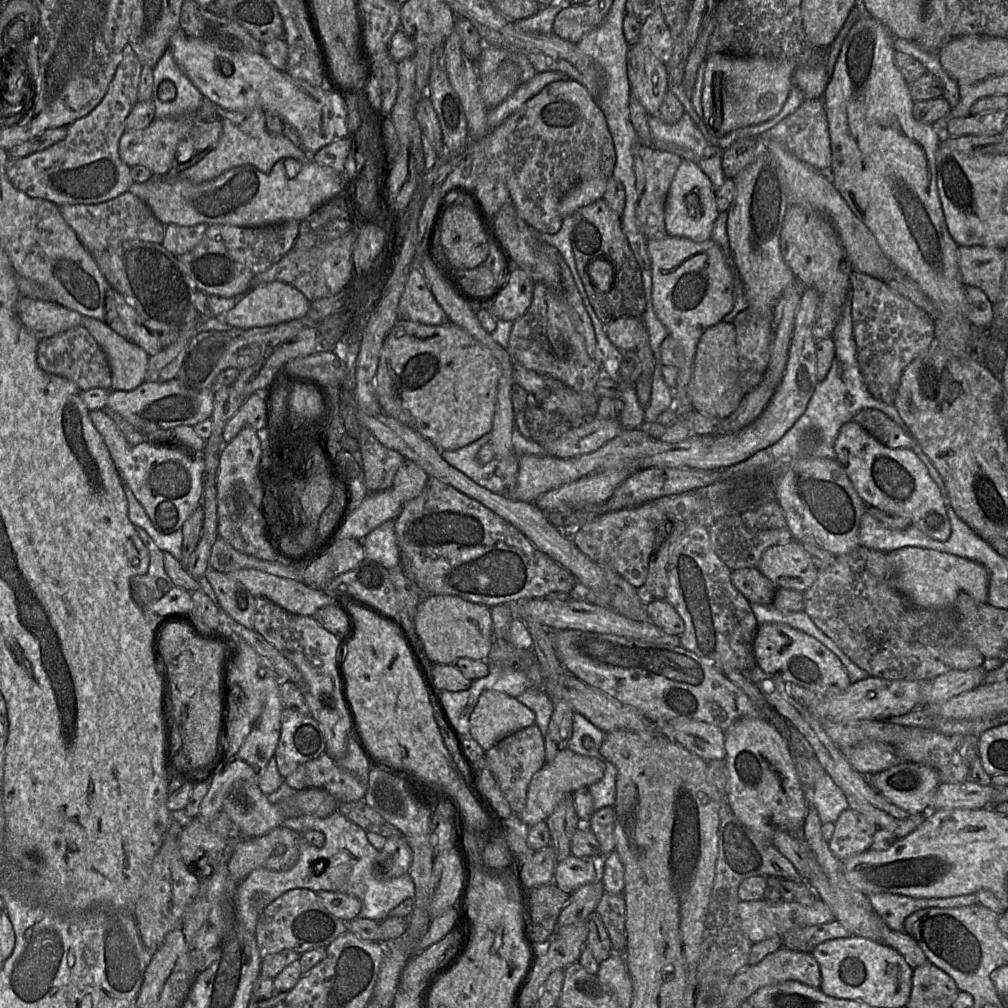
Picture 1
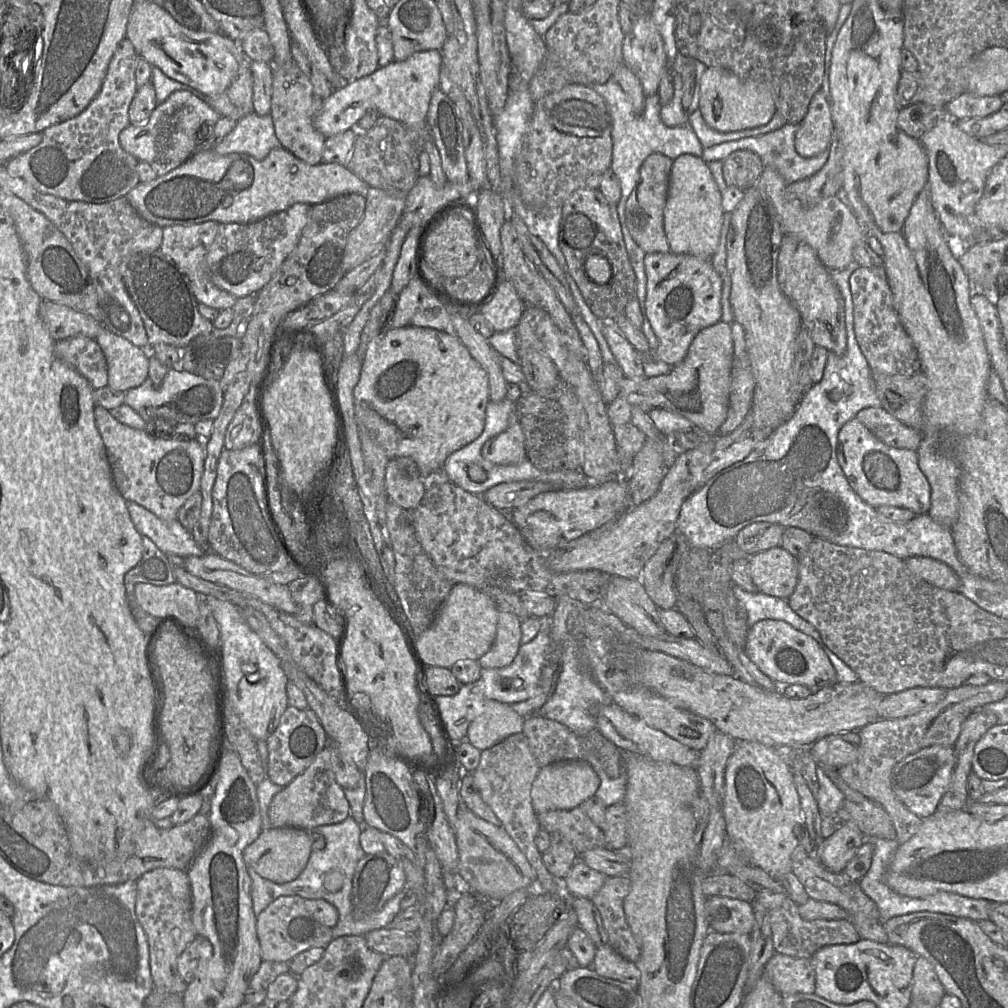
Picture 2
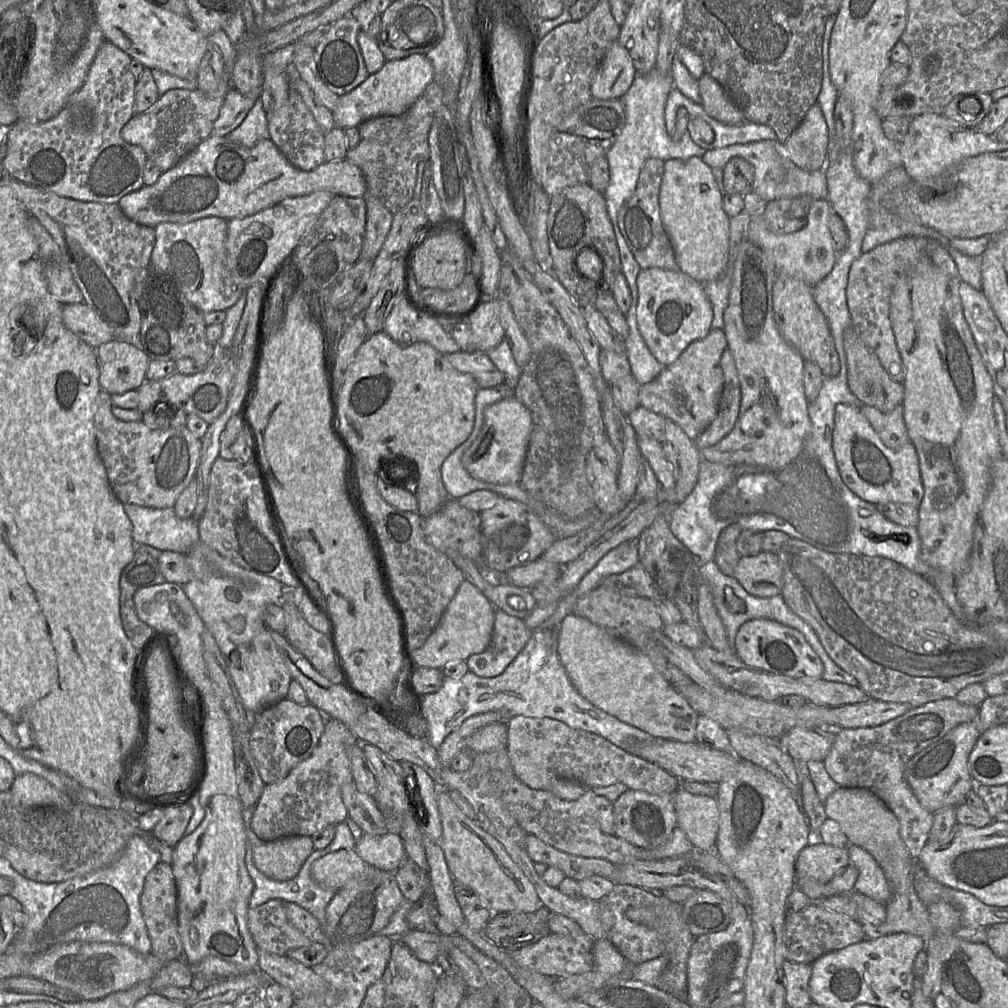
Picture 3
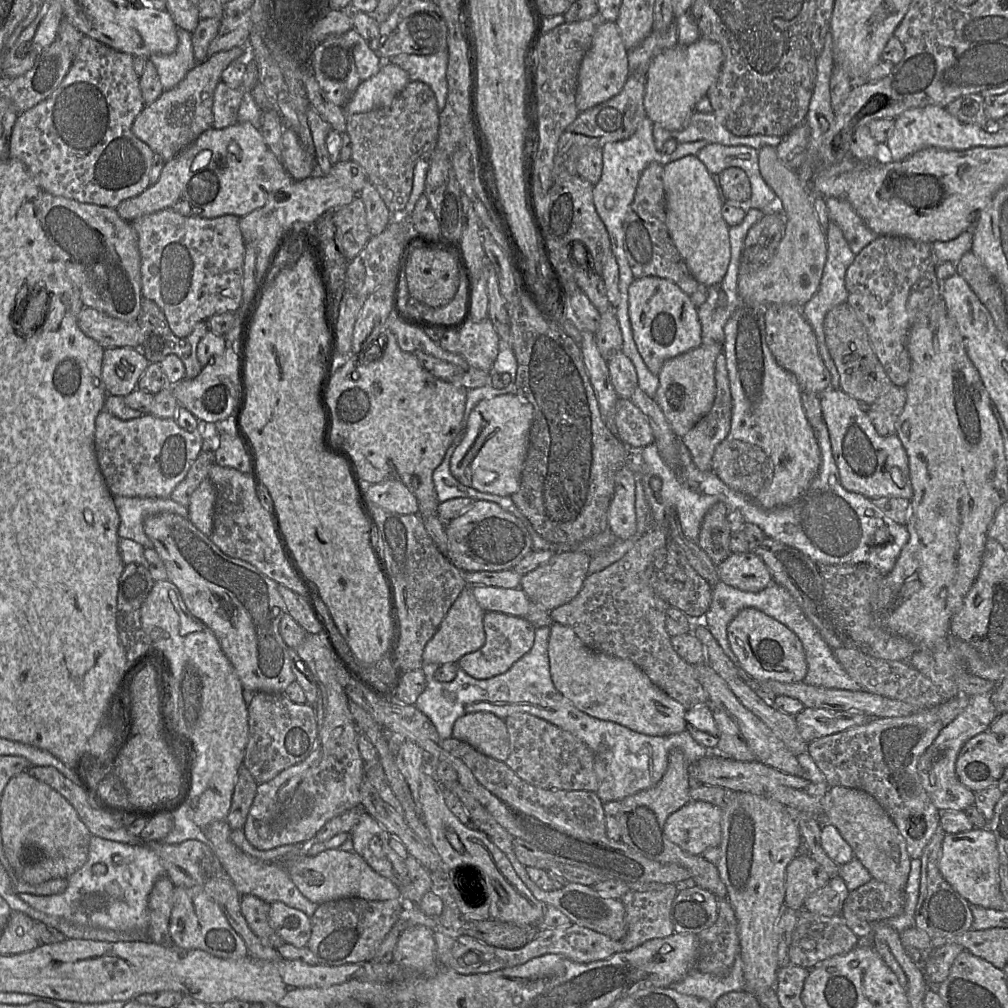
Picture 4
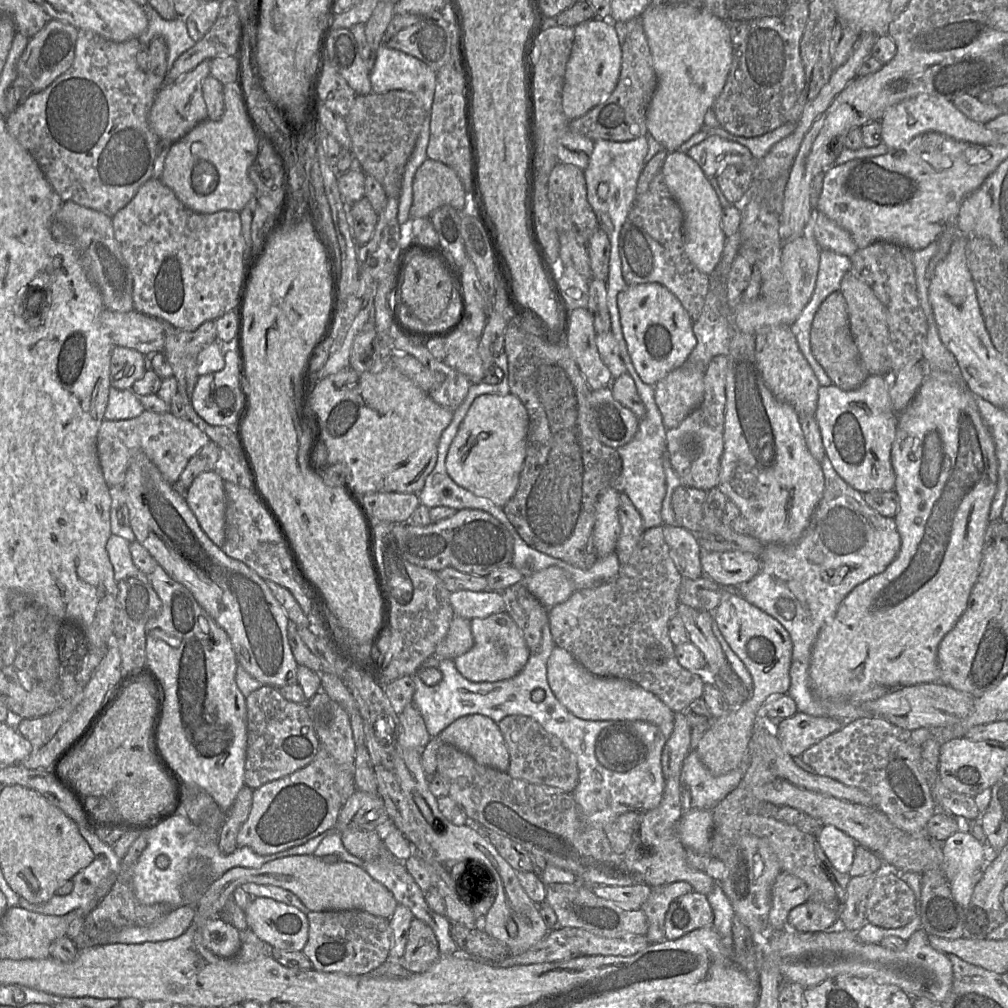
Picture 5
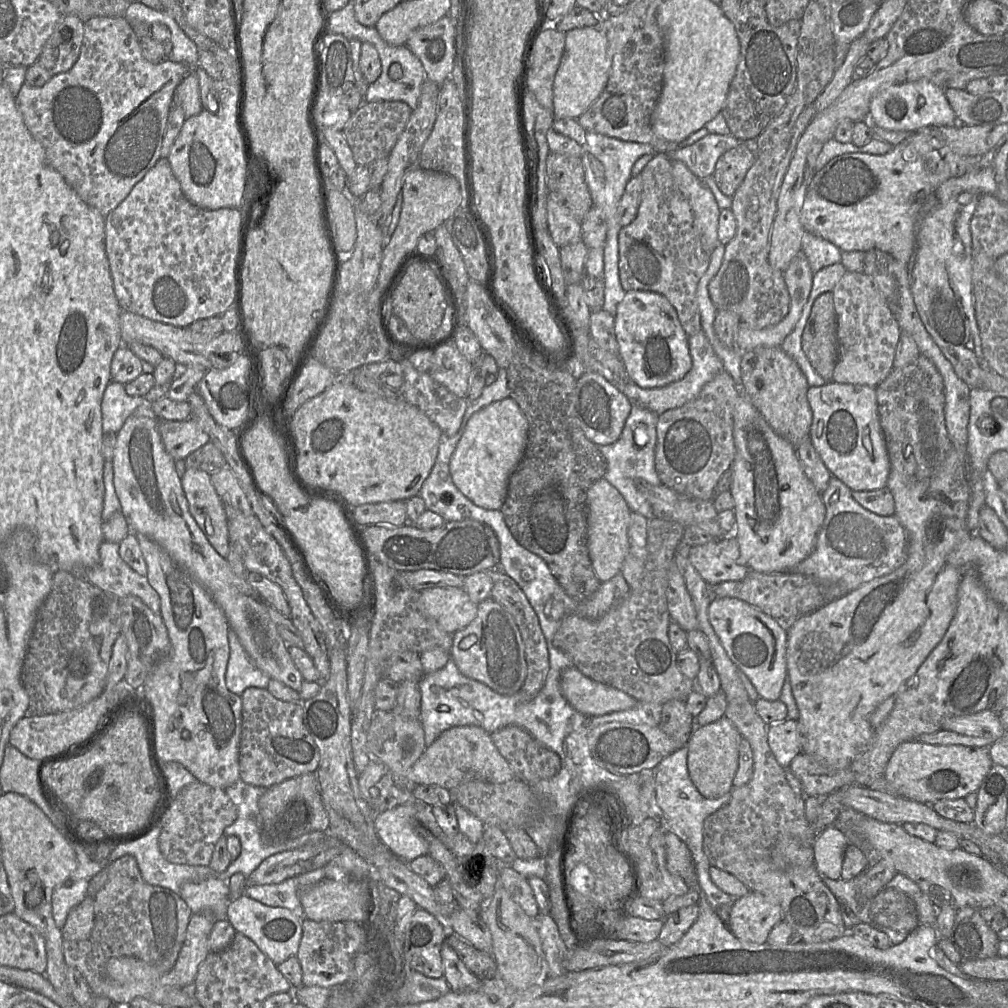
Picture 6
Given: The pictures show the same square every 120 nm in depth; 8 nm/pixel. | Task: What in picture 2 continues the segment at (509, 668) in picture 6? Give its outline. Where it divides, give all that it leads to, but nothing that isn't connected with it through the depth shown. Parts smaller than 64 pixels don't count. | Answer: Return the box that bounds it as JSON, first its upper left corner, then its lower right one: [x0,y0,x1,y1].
[478,610,522,669]

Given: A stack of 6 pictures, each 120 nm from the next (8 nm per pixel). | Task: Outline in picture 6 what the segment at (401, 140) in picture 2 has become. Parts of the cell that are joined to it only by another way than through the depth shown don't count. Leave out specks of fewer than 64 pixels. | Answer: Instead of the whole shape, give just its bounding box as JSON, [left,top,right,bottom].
[343,99,412,166]

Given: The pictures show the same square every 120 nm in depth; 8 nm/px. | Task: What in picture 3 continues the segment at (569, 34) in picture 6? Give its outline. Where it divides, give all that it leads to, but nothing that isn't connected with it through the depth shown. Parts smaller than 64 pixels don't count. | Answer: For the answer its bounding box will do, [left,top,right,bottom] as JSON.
[591,41,637,99]

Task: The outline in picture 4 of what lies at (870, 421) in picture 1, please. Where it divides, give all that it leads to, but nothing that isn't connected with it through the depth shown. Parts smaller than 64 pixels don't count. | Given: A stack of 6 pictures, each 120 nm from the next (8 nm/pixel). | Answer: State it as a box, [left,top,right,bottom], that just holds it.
[868,385,906,436]

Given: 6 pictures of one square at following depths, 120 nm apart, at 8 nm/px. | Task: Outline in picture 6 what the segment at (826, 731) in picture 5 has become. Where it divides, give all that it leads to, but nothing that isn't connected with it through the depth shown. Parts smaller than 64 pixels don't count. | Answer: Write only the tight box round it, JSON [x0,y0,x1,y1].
[768,719,801,768]

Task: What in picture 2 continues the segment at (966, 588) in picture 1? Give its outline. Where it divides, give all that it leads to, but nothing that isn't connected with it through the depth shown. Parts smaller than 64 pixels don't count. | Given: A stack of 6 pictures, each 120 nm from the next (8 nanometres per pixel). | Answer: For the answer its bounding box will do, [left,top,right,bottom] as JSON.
[904,557,959,591]

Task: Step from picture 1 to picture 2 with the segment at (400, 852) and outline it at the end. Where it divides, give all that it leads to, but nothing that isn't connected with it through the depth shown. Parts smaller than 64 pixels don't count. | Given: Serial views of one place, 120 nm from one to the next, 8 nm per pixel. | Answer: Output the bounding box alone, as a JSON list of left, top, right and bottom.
[350,852,406,920]

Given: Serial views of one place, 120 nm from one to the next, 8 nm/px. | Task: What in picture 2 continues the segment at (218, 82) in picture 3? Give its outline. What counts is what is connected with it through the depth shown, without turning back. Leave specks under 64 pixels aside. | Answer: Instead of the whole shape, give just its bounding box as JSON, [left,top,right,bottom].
[205,58,253,121]

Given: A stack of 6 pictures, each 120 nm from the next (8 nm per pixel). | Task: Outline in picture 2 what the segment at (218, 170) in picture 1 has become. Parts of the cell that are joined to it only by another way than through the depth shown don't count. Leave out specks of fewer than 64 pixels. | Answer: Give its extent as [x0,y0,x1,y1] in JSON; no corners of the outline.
[213,112,282,160]

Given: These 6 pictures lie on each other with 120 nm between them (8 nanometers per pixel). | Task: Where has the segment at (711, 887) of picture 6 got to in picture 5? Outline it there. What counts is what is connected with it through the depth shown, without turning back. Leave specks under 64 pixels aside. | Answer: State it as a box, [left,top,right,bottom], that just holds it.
[682,750,744,949]

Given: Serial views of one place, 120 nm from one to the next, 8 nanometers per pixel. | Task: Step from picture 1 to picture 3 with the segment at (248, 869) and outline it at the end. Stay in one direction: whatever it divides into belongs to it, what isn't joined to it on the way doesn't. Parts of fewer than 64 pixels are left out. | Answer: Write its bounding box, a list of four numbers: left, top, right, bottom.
[252,836,314,881]

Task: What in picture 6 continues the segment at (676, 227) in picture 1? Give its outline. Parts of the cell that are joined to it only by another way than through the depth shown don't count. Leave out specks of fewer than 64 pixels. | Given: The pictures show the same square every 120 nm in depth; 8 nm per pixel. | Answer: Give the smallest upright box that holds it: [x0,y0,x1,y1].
[671,161,721,255]

